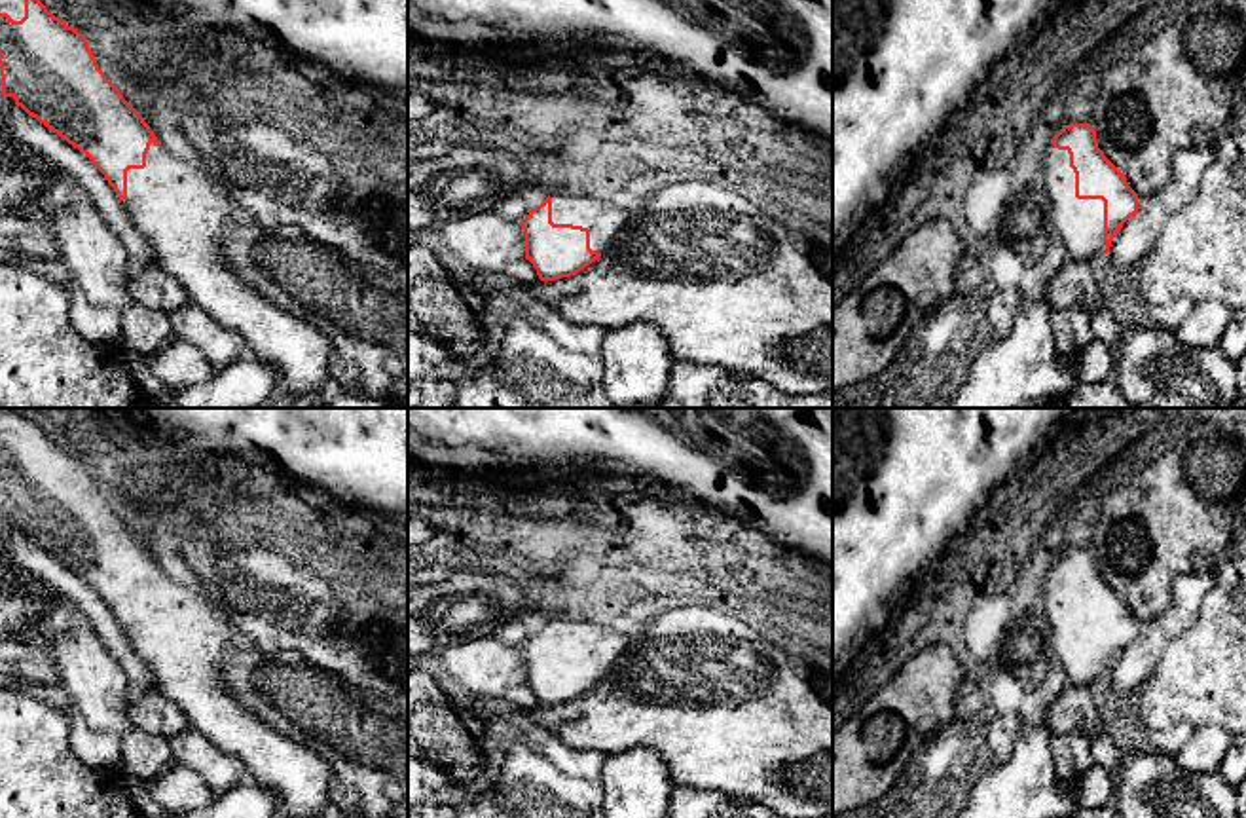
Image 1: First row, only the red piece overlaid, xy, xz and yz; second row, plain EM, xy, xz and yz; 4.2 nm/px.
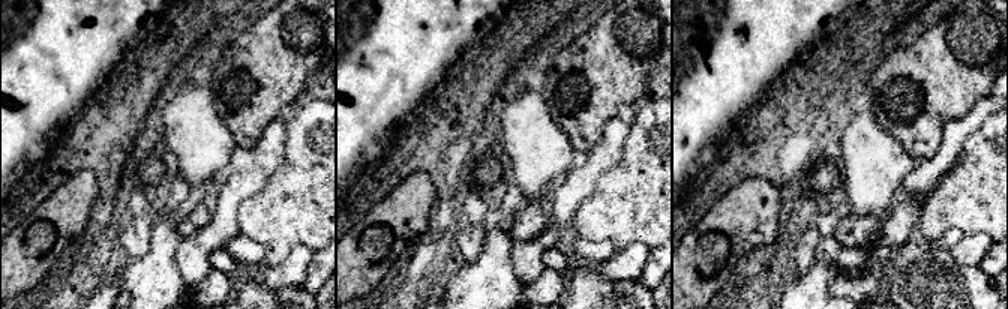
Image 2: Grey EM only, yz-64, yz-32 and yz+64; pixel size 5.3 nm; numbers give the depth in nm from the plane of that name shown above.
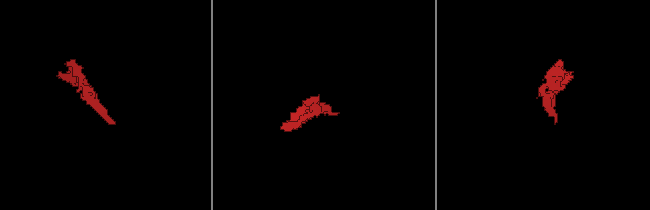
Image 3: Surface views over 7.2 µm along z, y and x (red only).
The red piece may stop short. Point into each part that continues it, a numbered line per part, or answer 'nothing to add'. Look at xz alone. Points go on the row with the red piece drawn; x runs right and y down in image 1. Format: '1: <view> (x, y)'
1: xz (604, 221)

